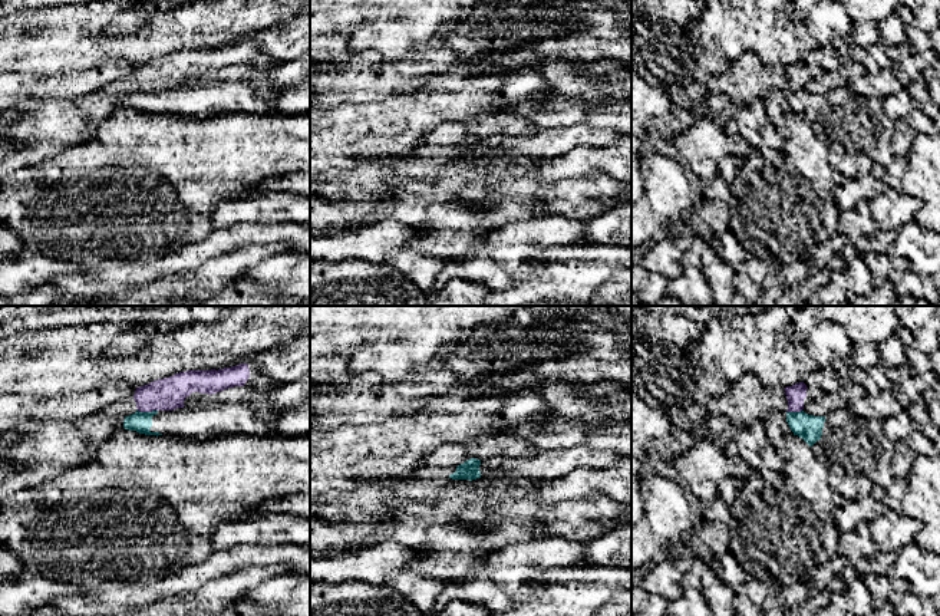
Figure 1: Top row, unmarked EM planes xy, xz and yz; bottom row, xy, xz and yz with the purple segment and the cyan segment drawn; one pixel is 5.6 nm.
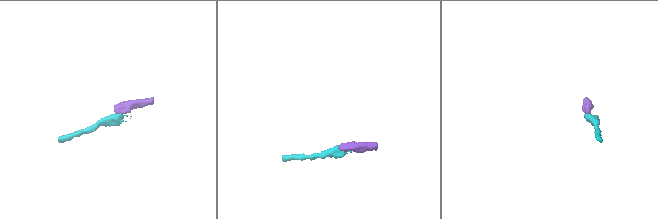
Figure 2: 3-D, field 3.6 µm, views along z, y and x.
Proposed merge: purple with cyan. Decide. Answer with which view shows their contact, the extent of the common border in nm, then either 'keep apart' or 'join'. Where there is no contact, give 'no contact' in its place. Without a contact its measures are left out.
contact in xy; length 110 nm; keep apart

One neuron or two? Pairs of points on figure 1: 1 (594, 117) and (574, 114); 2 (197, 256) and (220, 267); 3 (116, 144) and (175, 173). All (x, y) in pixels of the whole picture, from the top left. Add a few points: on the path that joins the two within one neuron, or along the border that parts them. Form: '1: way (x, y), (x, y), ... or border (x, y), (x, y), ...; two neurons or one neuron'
1: way (590, 117), (579, 114); one neuron
2: border (238, 247), (211, 257), (195, 269), (177, 276); two neurons
3: way (131, 144), (152, 150), (161, 158); one neuron

